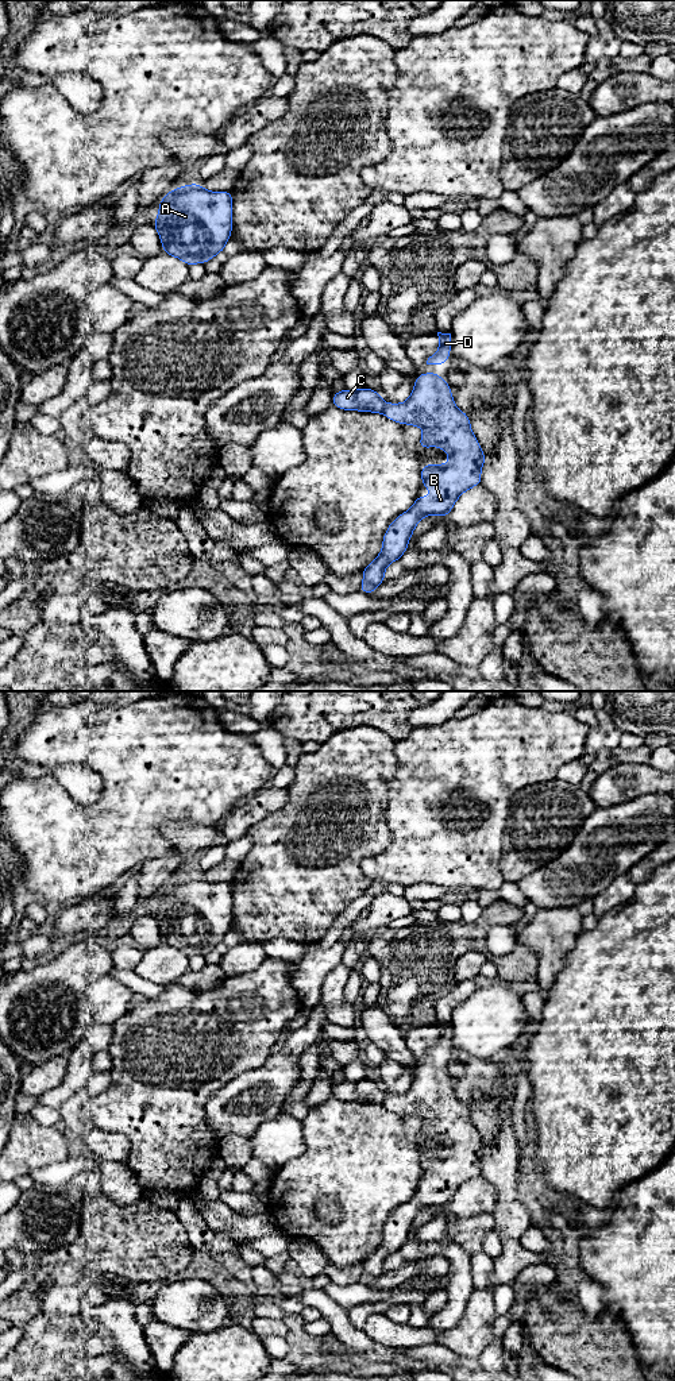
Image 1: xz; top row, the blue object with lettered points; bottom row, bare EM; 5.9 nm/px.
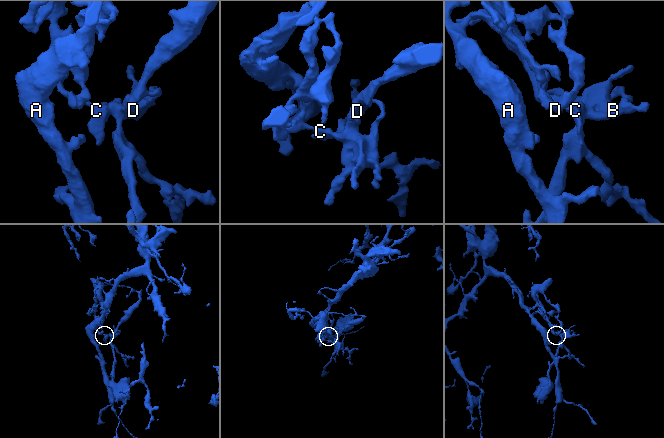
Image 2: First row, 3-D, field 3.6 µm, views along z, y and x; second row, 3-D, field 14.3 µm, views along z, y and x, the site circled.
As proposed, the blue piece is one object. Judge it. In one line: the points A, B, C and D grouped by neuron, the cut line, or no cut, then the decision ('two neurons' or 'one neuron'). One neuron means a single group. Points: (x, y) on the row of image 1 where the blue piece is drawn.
A C / B D; cut in xz along (386, 404), (381, 412); two neurons

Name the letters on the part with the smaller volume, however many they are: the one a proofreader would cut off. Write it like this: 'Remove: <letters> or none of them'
Remove: B, D

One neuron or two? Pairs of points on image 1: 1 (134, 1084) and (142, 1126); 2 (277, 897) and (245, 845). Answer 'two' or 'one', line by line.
1: one
2: two

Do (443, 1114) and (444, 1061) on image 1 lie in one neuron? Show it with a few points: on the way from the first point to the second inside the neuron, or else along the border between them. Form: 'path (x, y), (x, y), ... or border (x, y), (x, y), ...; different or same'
path (440, 1100), (440, 1075); same

